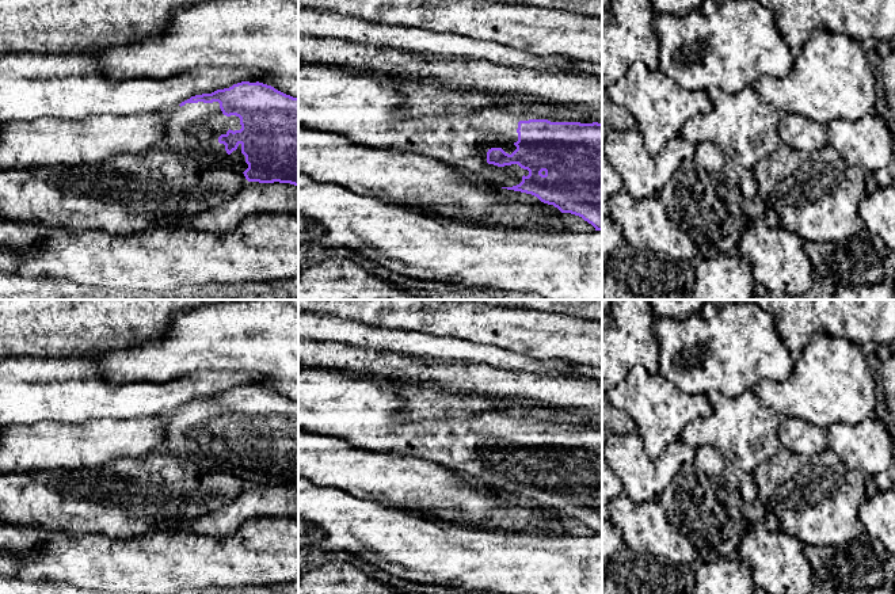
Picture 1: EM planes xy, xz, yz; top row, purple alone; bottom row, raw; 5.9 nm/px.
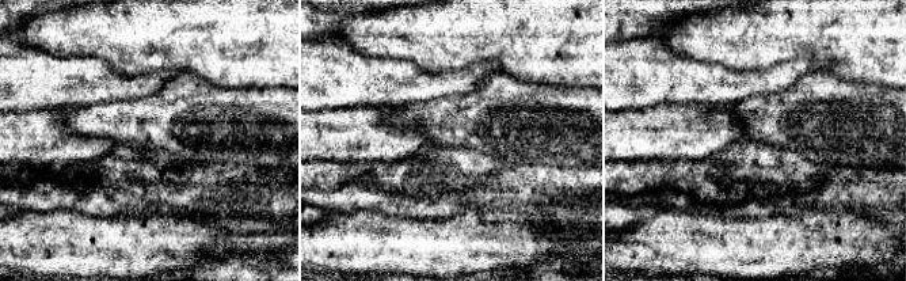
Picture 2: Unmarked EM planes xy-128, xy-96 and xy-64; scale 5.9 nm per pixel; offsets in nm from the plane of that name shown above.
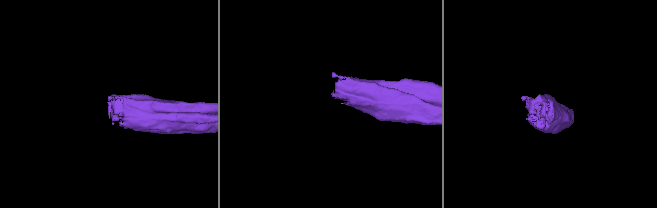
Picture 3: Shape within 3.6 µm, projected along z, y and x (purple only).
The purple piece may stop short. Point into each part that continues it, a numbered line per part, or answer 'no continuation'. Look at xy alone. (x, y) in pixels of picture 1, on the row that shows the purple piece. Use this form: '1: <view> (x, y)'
1: xy (191, 130)

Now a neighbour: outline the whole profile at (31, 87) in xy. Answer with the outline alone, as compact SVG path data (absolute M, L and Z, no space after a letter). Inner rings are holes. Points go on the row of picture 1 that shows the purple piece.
M0 53L0 125L15 121L38 121L52 117L62 121L83 121L99 115L138 115L161 113L195 95L212 94L241 81L256 83L263 77L259 68L199 66L167 79L114 79L104 73L91 54Z

